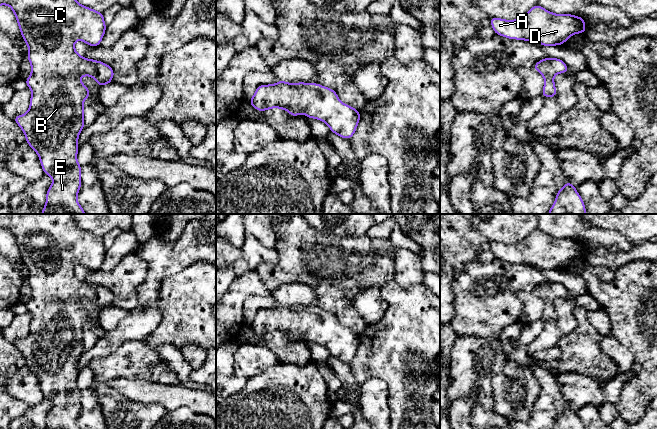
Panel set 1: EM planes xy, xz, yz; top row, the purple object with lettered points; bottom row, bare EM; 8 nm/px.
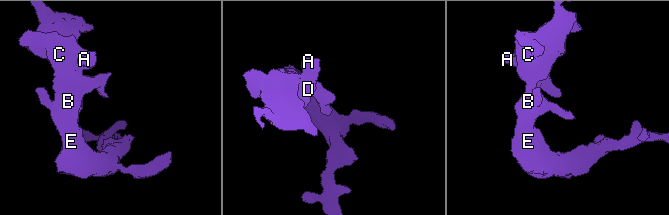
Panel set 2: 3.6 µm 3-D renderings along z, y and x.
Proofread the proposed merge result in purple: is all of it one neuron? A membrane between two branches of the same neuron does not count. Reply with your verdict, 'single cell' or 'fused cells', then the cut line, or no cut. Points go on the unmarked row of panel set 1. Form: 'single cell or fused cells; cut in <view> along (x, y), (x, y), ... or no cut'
single cell; no cut

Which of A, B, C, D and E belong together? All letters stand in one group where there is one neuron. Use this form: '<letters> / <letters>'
A B C D E

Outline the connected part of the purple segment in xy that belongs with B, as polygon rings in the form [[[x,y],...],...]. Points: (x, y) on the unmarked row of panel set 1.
[[[0,214],[0,229],[3,228],[13,234],[21,259],[29,272],[27,282],[31,288],[31,299],[25,306],[32,316],[30,331],[25,338],[13,344],[24,356],[26,366],[38,378],[44,397],[53,404],[46,418],[45,429],[80,429],[77,418],[81,411],[81,390],[76,380],[79,373],[78,360],[85,351],[83,327],[91,318],[79,301],[91,300],[102,311],[111,307],[114,294],[106,287],[80,280],[74,268],[81,264],[91,271],[100,269],[106,255],[103,237],[79,228],[73,220],[73,214]]]

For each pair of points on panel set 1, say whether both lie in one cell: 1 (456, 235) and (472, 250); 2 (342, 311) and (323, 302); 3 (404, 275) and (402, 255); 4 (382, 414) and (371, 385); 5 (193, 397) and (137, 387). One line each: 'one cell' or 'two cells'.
1: one cell
2: one cell
3: one cell
4: one cell
5: one cell

